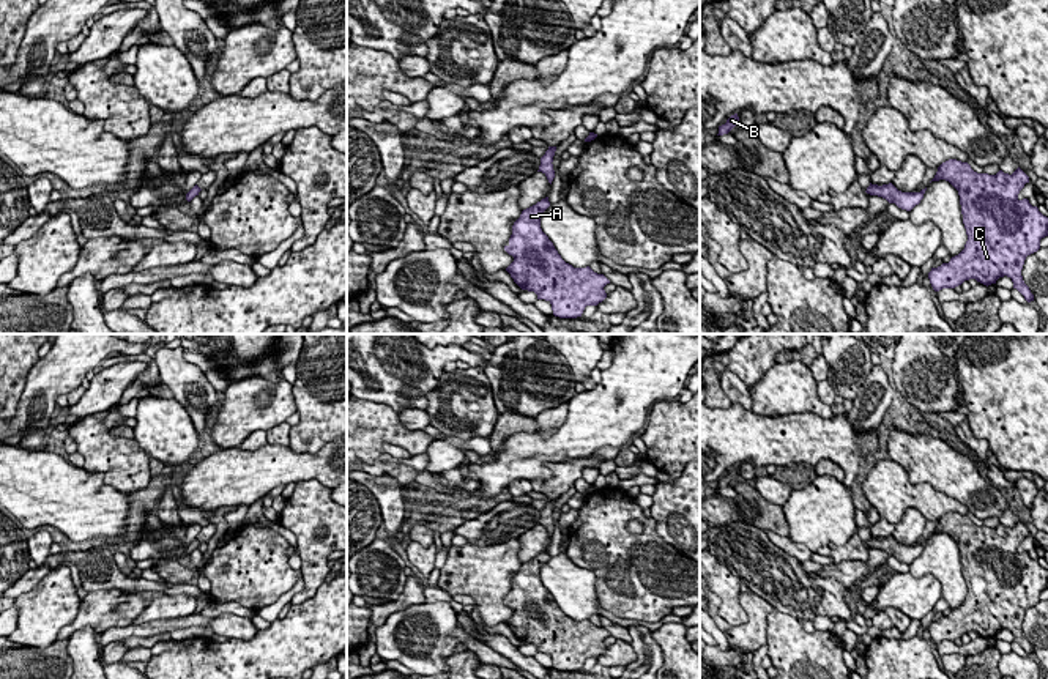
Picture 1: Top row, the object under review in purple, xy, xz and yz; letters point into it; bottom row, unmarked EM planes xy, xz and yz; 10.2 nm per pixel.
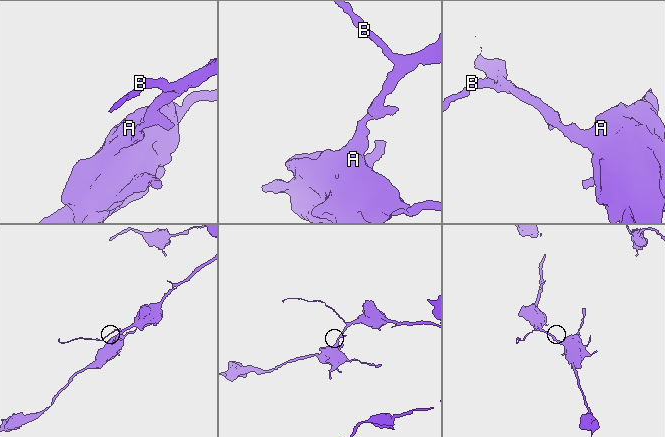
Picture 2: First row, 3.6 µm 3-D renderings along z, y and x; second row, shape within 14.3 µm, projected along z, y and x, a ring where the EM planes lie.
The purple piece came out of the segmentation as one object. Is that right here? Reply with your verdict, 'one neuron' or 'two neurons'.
one neuron

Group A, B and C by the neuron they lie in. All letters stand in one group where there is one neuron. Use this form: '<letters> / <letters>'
A B C

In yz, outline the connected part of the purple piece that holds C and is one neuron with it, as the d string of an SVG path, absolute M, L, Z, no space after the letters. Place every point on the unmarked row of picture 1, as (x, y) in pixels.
M949 512L931 534L939 532L958 544L968 594L949 616L931 621L933 643L955 641L969 632L988 640L1007 629L1028 655L1034 654L1021 622L1026 610L1048 589L1048 570L1028 551L1018 551L1029 529L1020 520L1012 528L1002 523L977 526L968 515Z

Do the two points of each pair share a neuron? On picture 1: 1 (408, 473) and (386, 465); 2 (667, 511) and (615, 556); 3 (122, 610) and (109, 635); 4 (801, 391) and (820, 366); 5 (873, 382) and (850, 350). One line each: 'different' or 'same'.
1: same
2: different
3: different
4: different
5: different

